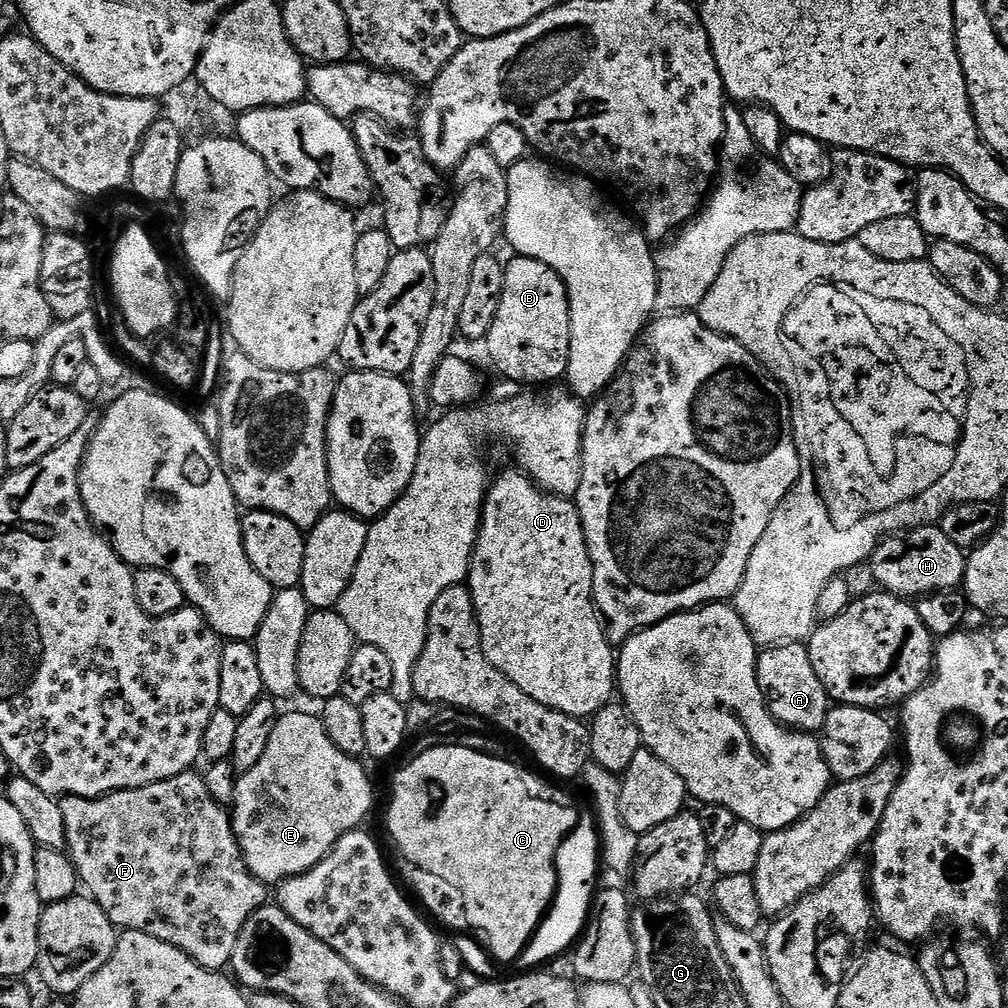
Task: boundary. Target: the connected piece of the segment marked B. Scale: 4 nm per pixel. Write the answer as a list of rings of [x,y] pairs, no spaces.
[[[517,255],[516,260],[508,260],[506,264],[506,286],[502,290],[502,302],[498,306],[498,318],[494,318],[494,326],[490,326],[490,334],[486,337],[488,344],[488,356],[492,359],[492,364],[505,376],[508,380],[513,380],[516,384],[544,384],[540,386],[548,386],[551,380],[556,380],[565,375],[568,371],[568,355],[572,349],[572,327],[570,326],[570,306],[568,305],[568,288],[564,284],[564,280],[550,266],[546,266],[542,262],[538,262],[529,256]]]

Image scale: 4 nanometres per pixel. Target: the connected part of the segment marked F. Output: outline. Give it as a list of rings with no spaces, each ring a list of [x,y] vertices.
[[[189,770],[169,780],[147,784],[141,788],[111,792],[93,800],[81,796],[66,796],[60,800],[60,809],[66,829],[66,851],[72,857],[76,875],[79,876],[81,885],[85,889],[89,888],[87,891],[94,897],[96,904],[102,906],[102,910],[117,929],[145,932],[162,942],[170,942],[170,946],[178,946],[178,950],[194,958],[198,966],[208,968],[212,972],[220,972],[231,965],[232,955],[238,946],[238,938],[242,934],[242,926],[246,926],[246,922],[258,909],[265,907],[267,900],[264,899],[267,896],[269,899],[270,892],[266,885],[249,870],[246,858],[240,849],[240,842],[236,837],[236,830],[232,825],[229,809],[225,805],[214,802],[214,798],[210,798],[210,790],[206,790],[206,782],[199,771]]]

